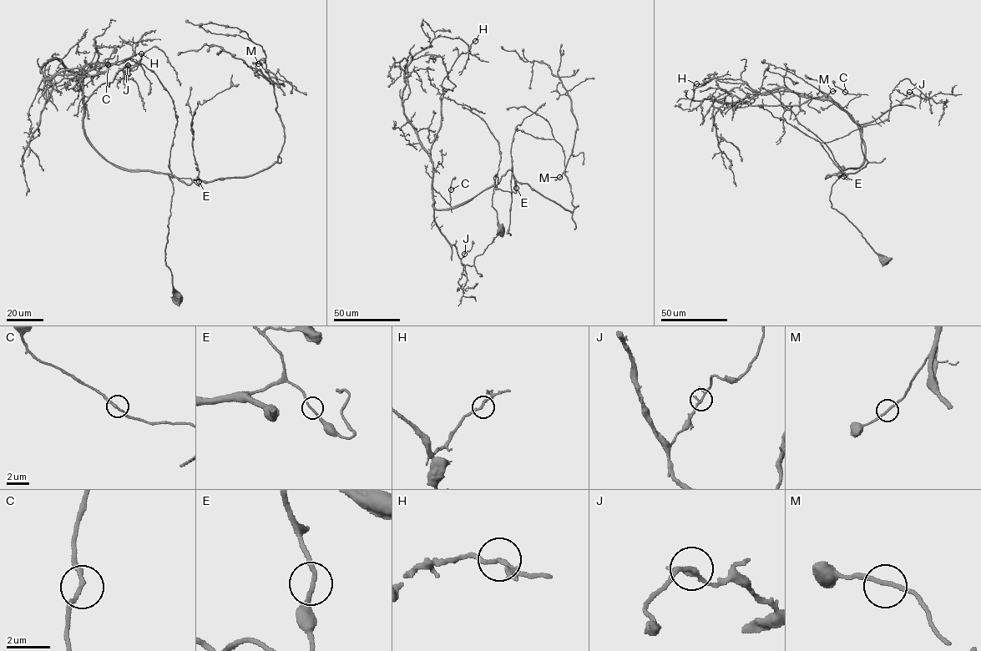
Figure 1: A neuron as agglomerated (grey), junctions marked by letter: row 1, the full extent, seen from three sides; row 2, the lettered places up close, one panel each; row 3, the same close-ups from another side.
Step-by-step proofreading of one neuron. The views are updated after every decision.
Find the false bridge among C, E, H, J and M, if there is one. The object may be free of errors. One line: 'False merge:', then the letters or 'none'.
False merge: none

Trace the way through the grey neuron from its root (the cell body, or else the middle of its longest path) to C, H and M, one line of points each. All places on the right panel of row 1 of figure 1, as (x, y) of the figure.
C: (886, 259), (831, 207), (841, 171), (858, 168), (864, 154), (858, 125), (843, 108), (860, 94), (845, 92)
H: (886, 259), (831, 207), (841, 171), (864, 154), (843, 110), (784, 88), (740, 103), (694, 100), (696, 83)
M: (886, 259), (831, 207), (841, 173), (825, 178), (867, 162), (862, 128), (826, 96), (832, 91)

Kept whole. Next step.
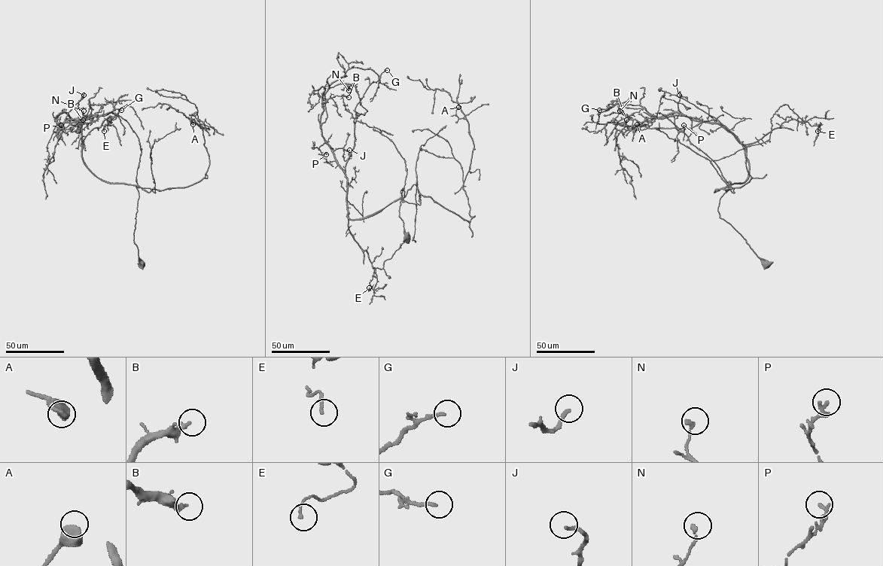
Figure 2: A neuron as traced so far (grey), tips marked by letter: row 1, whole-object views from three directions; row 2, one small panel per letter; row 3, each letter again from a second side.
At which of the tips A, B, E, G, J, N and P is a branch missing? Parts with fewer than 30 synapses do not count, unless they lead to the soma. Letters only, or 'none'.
none

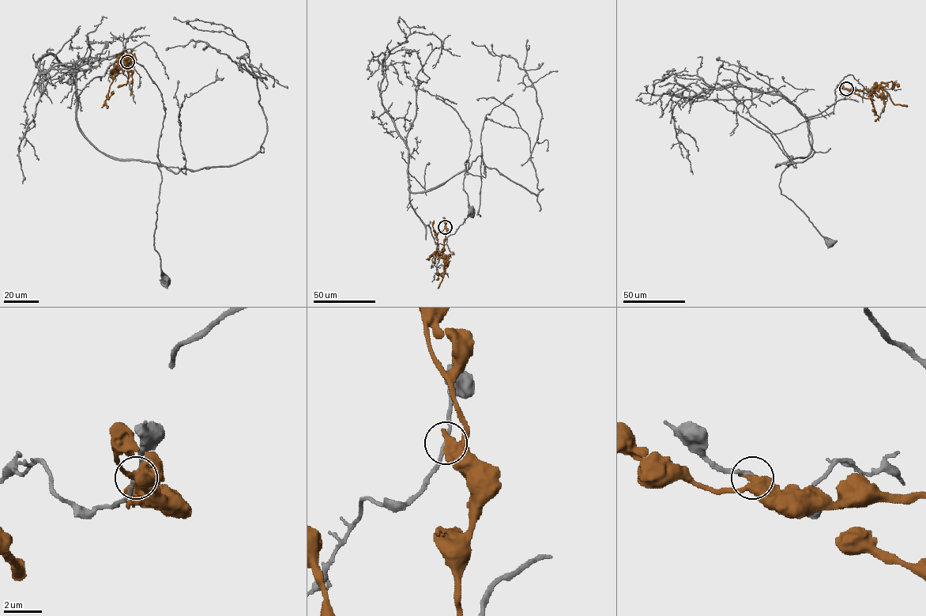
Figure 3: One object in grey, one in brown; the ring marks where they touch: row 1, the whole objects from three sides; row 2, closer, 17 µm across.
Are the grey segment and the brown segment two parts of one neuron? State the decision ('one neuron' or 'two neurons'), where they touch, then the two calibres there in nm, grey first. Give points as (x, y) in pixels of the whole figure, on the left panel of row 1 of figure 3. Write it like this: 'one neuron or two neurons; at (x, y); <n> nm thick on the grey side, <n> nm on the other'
two neurons; at (127, 62); 180 nm thick on the grey side, 550 nm on the other

